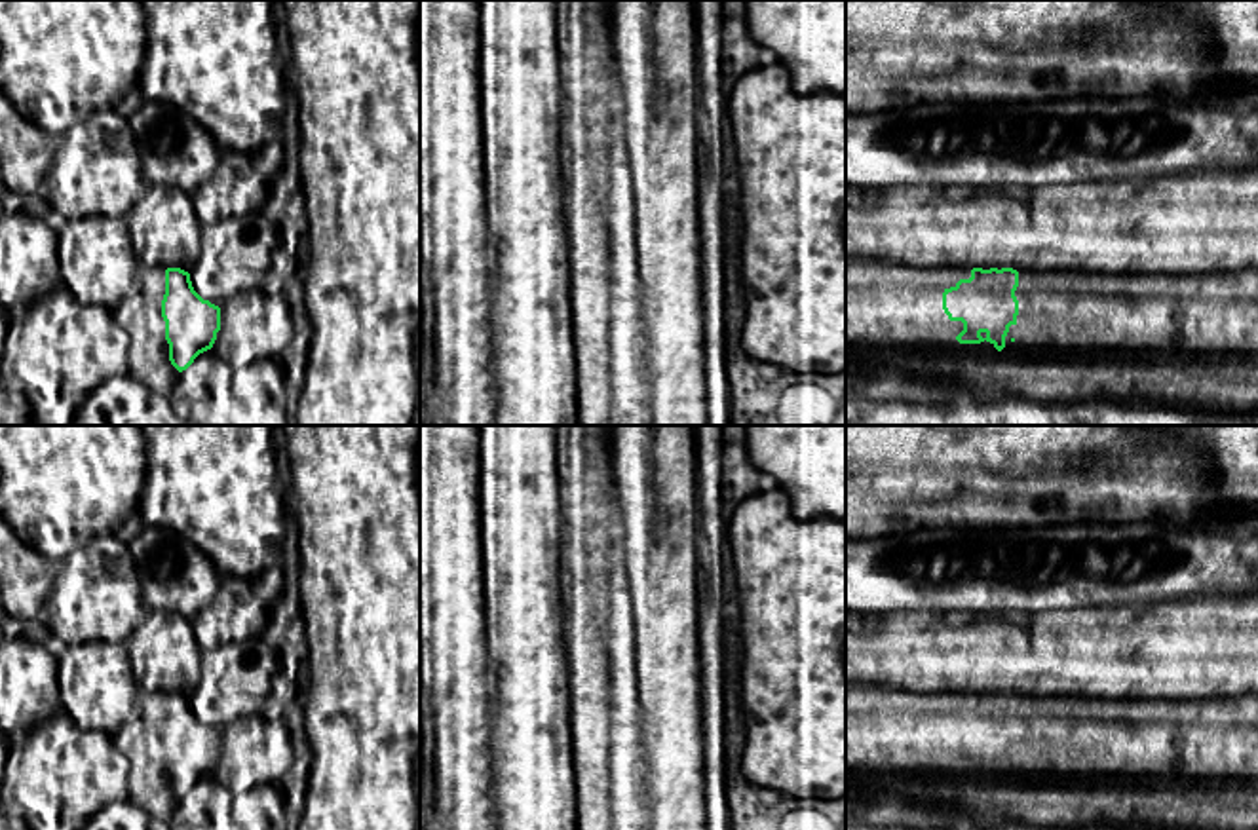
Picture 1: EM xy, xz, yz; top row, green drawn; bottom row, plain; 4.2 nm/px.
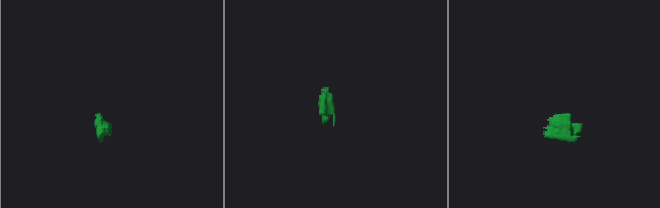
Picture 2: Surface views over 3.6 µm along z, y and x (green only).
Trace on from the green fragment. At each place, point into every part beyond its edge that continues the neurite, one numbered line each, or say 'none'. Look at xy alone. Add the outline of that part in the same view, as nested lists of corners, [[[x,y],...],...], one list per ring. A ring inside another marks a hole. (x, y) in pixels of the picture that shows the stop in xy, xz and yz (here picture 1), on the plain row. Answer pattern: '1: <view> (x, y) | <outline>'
1: xy (139, 739) | [[[165,691],[141,693],[135,710],[124,722],[124,726],[112,735],[114,745],[129,762],[127,775],[127,800],[143,807],[156,819],[171,822],[179,803],[184,802],[190,792],[179,798],[169,786],[169,769],[165,765],[165,746],[162,743],[162,726],[165,720]]]

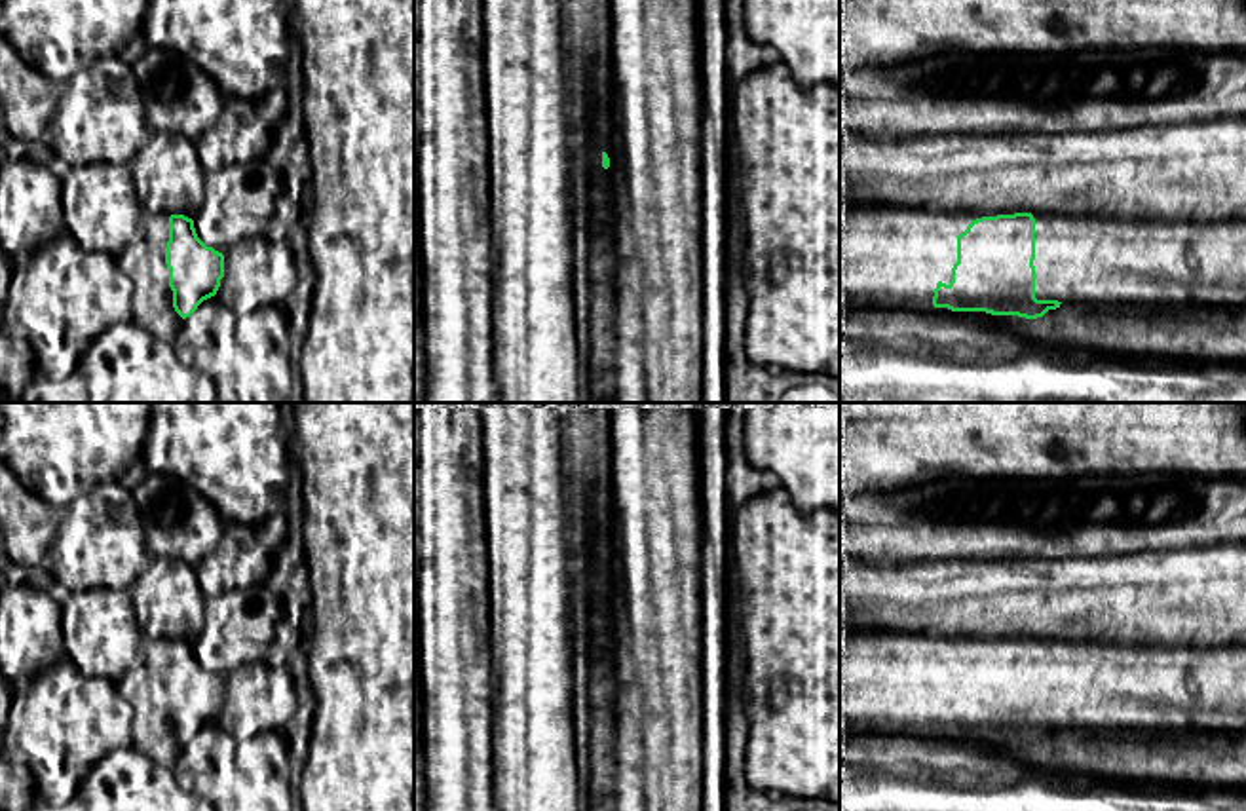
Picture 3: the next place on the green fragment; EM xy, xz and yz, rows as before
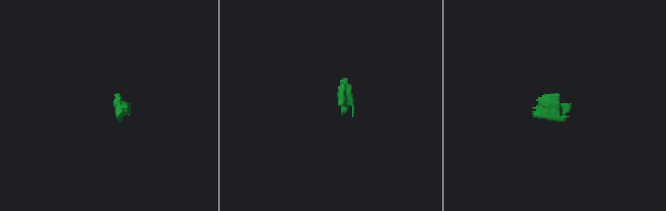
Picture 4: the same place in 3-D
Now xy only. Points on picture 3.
1: xy (143, 686) | [[[169,638],[144,640],[139,657],[127,669],[127,672],[116,682],[118,691],[133,708],[131,722],[131,746],[146,754],[160,765],[175,769],[182,750],[188,748],[194,739],[182,745],[173,733],[173,716],[169,712],[169,693],[165,689],[165,672],[169,667]]]

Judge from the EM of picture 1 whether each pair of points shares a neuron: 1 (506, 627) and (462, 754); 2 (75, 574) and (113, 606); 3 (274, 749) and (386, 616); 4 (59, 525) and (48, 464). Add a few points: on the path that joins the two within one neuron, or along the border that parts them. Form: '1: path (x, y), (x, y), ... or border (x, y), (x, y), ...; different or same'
1: border (485, 623), (493, 713); different
2: path (84, 582), (103, 601); same
3: border (304, 705), (303, 724); different
4: path (59, 509), (59, 479); same

